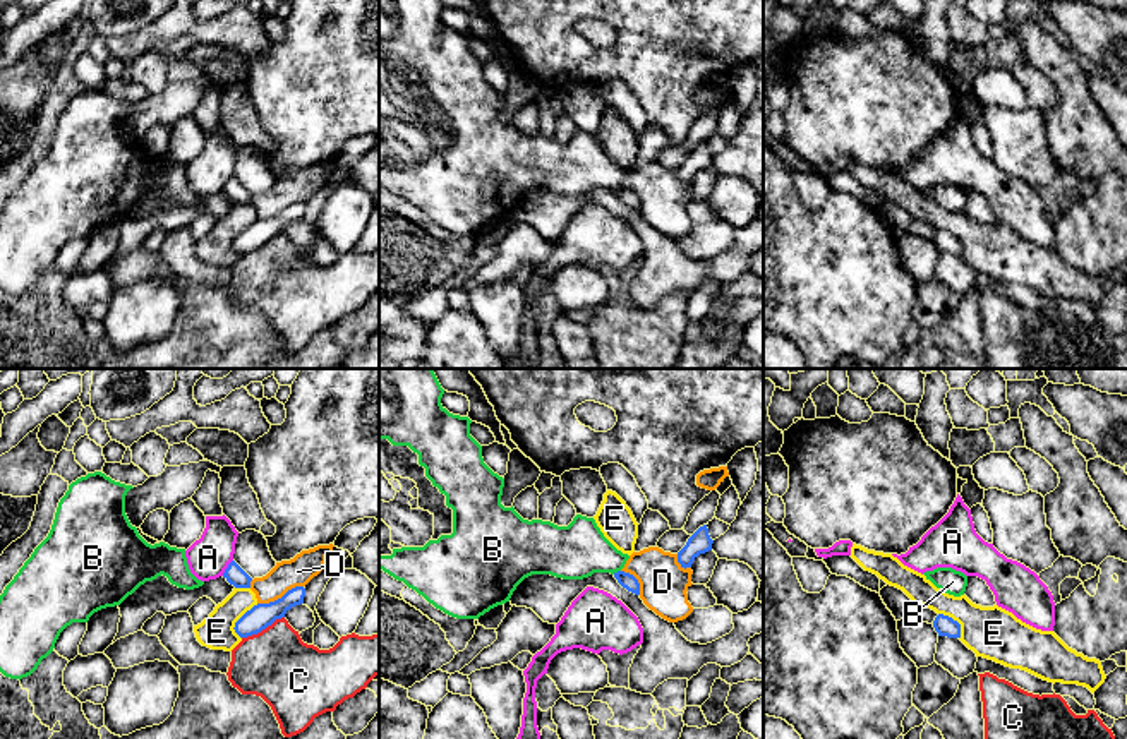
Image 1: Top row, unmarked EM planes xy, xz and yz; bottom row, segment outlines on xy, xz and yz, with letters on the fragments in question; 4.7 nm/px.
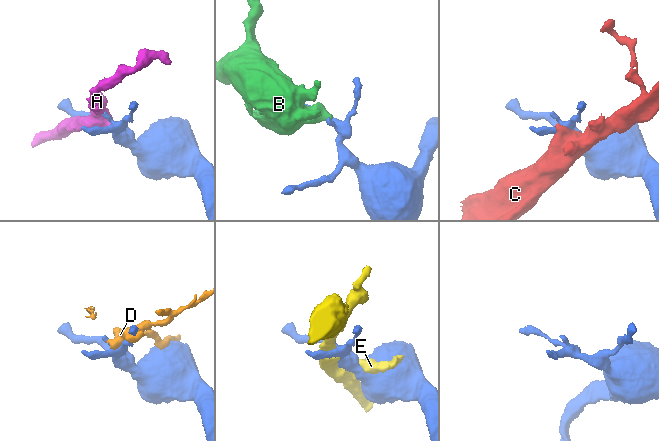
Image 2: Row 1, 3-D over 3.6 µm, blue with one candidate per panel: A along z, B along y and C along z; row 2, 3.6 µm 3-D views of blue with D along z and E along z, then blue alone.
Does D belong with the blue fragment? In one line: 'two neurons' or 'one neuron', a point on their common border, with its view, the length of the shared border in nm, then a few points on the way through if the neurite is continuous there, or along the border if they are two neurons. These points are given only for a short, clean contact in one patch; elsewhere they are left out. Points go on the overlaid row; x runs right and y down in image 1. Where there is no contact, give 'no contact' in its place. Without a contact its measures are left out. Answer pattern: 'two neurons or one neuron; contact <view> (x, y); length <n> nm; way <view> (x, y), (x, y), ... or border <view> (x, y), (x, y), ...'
two neurons; contact xy (282, 597); length 240 nm

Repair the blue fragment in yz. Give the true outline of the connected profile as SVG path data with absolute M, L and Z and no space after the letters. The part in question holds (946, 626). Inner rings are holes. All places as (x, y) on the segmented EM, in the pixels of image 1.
M938 614L933 621L938 636L961 638L961 624L949 616Z

